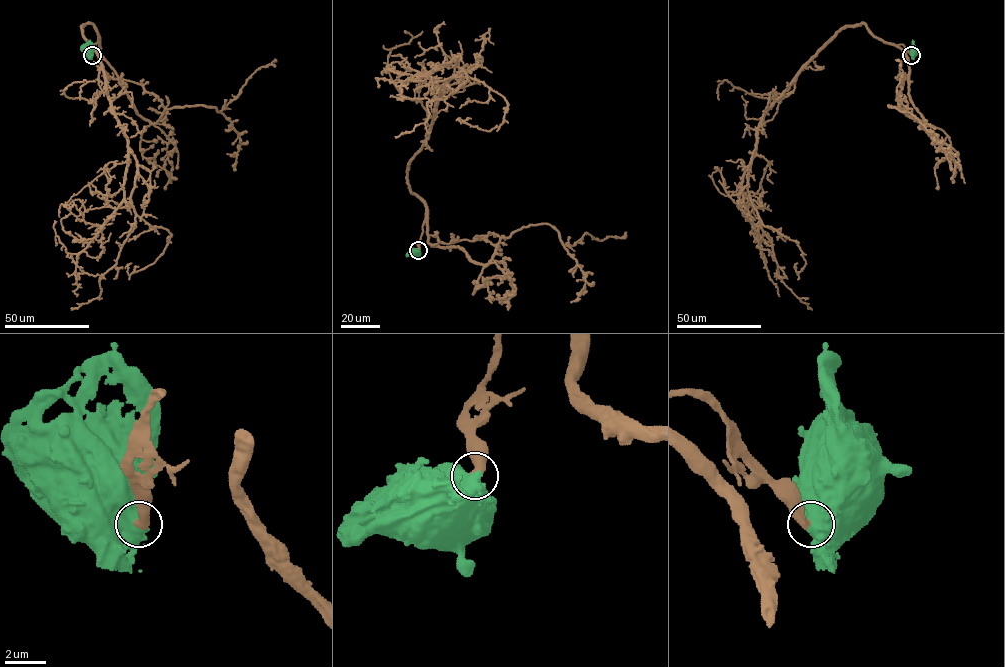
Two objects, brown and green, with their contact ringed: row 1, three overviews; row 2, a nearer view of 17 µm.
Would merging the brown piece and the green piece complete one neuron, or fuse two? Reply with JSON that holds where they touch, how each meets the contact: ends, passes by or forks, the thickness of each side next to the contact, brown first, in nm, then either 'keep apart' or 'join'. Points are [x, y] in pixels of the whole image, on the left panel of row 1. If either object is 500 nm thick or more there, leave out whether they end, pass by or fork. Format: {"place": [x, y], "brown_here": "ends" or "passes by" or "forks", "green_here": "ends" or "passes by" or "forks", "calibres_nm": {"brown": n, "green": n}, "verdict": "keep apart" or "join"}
{"place": [92, 55], "calibres_nm": {"brown": 440, "green": 750}, "verdict": "join"}

